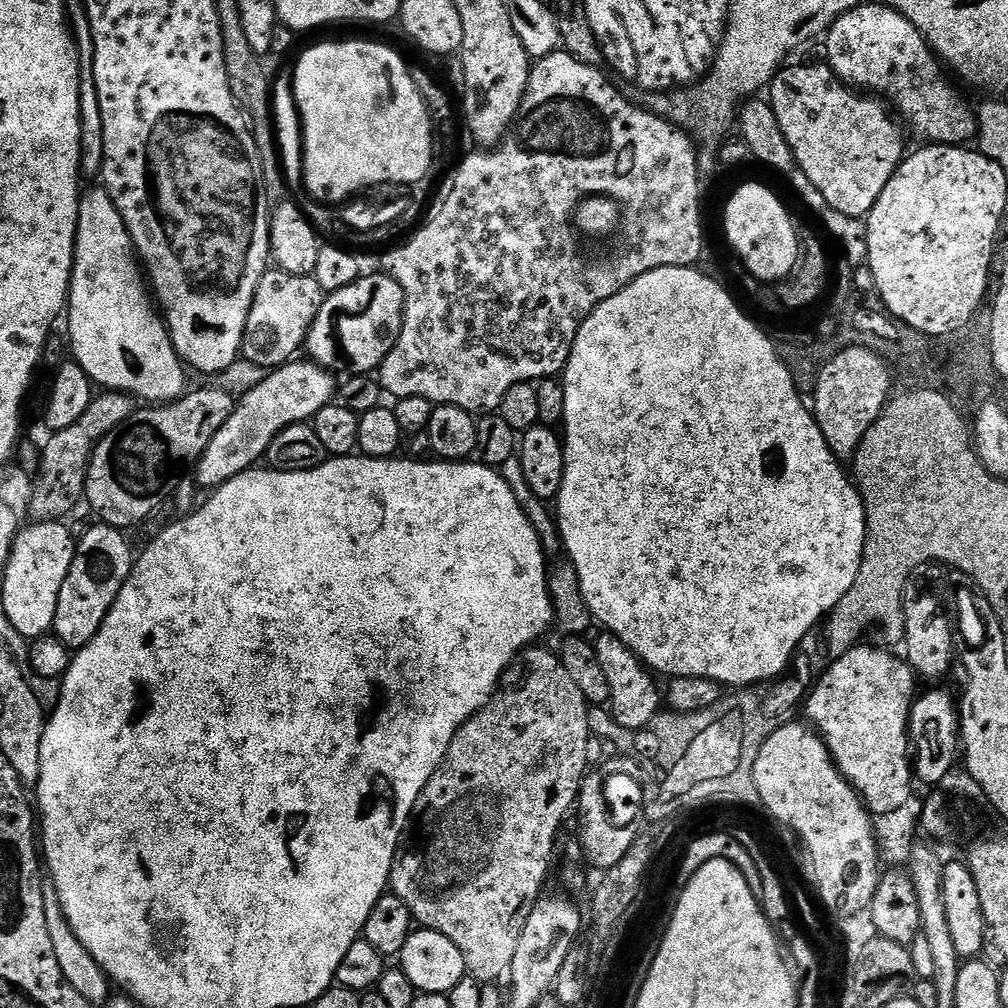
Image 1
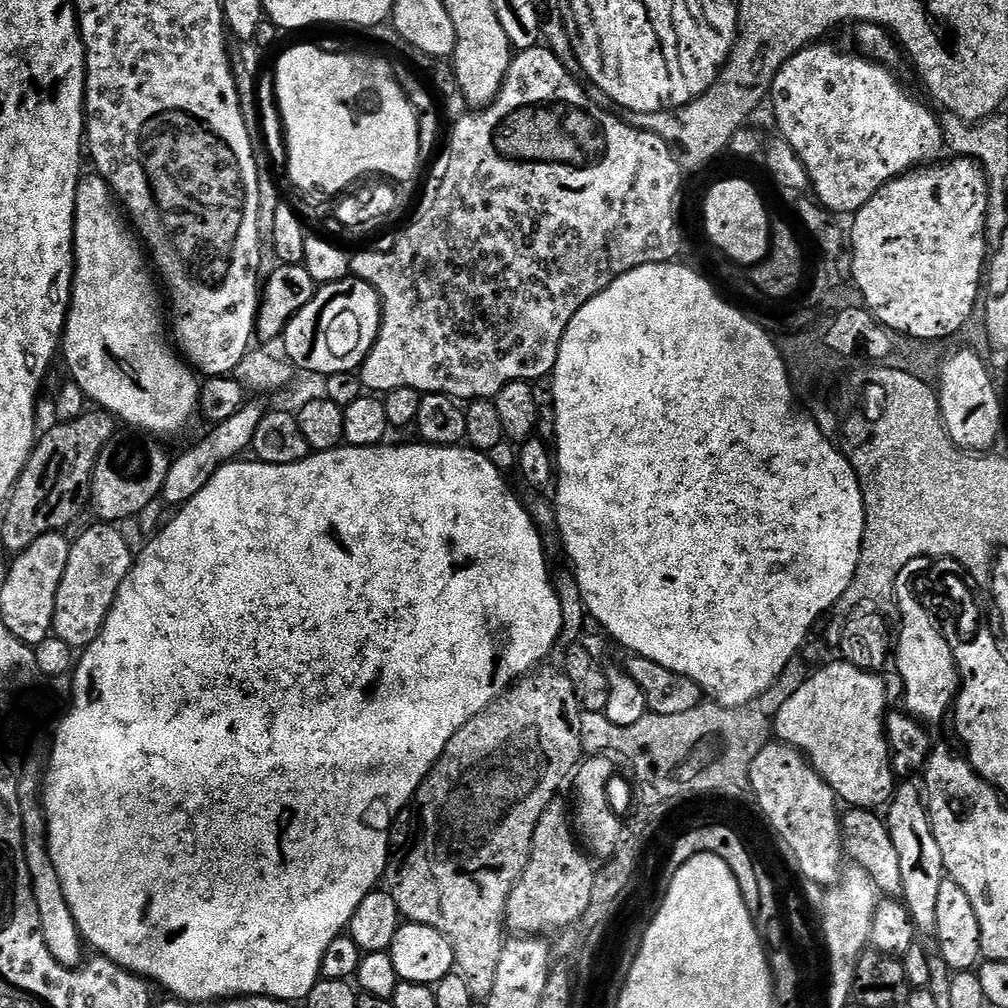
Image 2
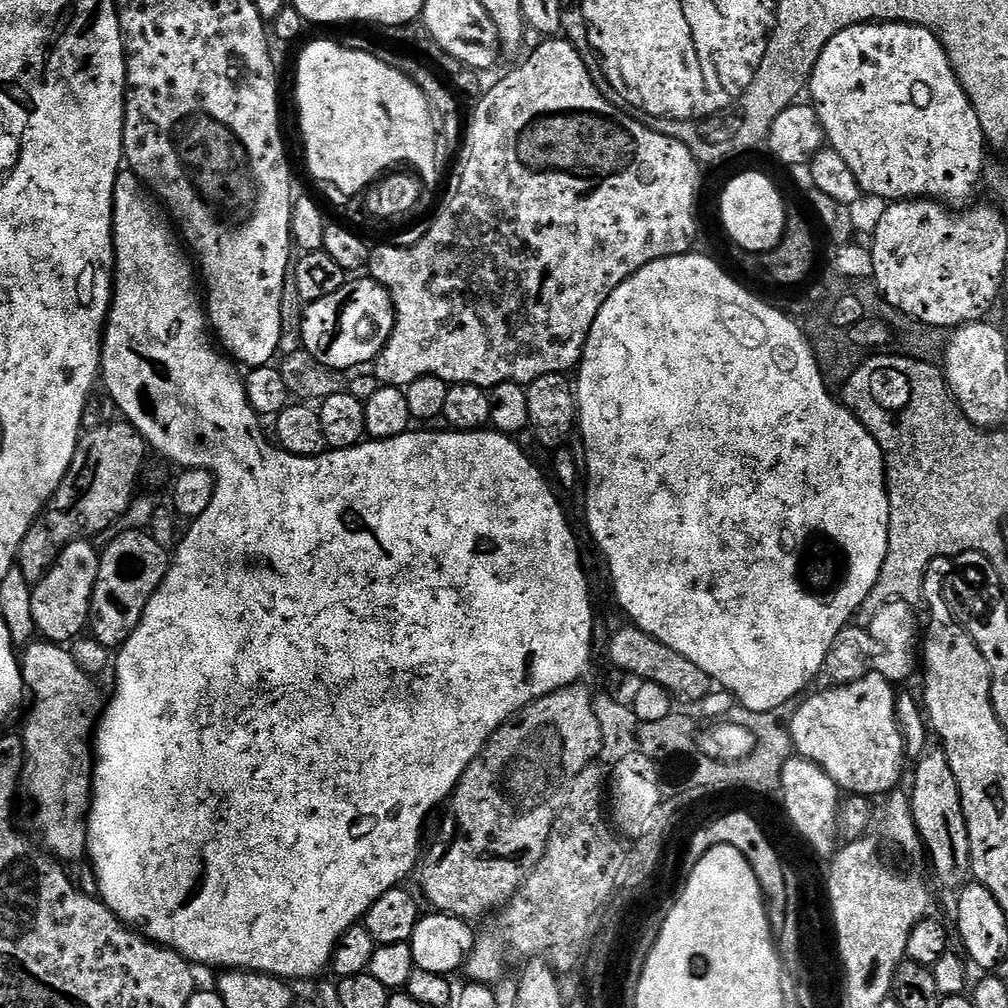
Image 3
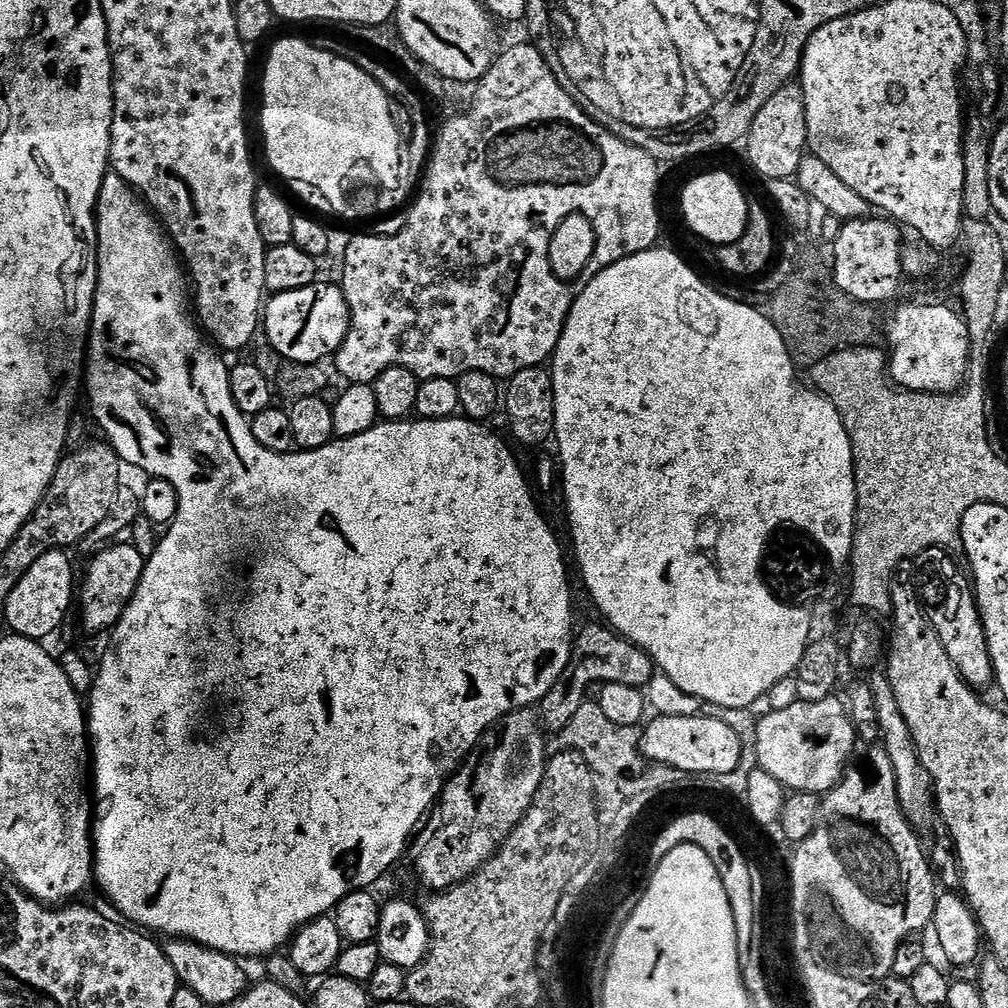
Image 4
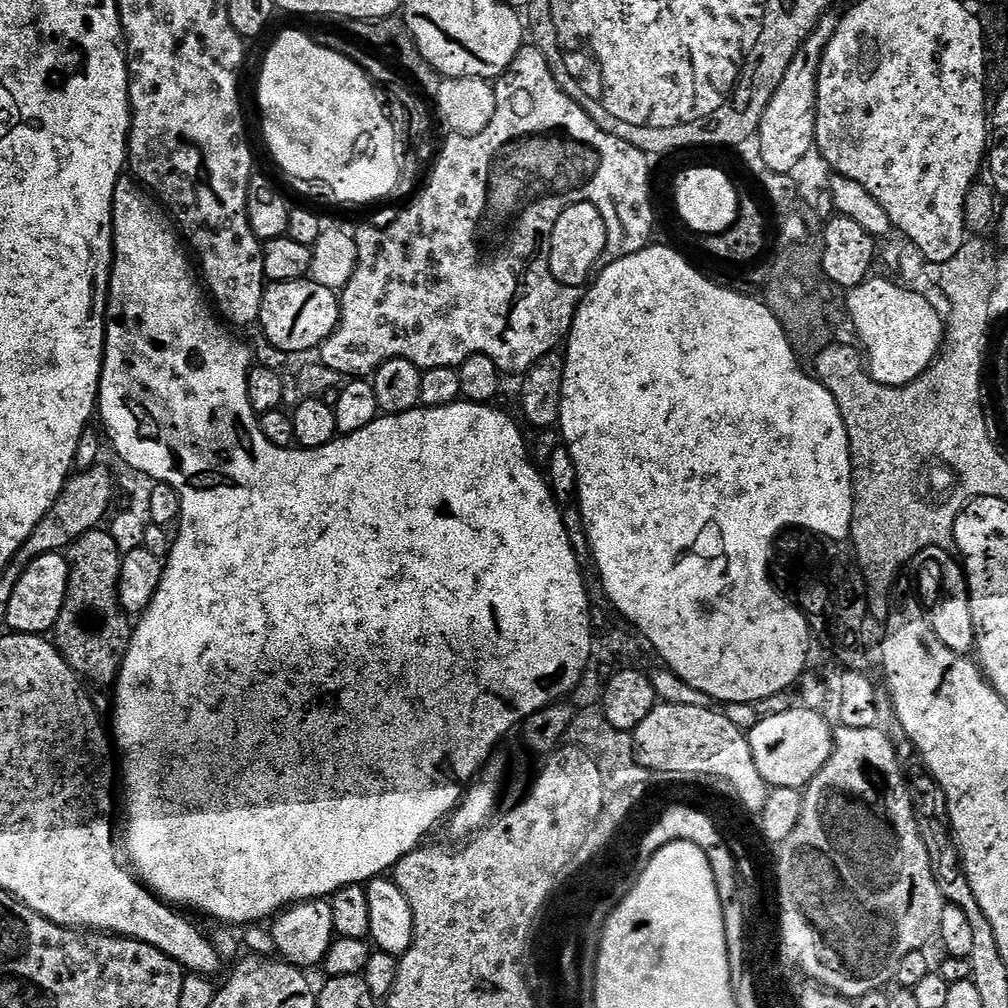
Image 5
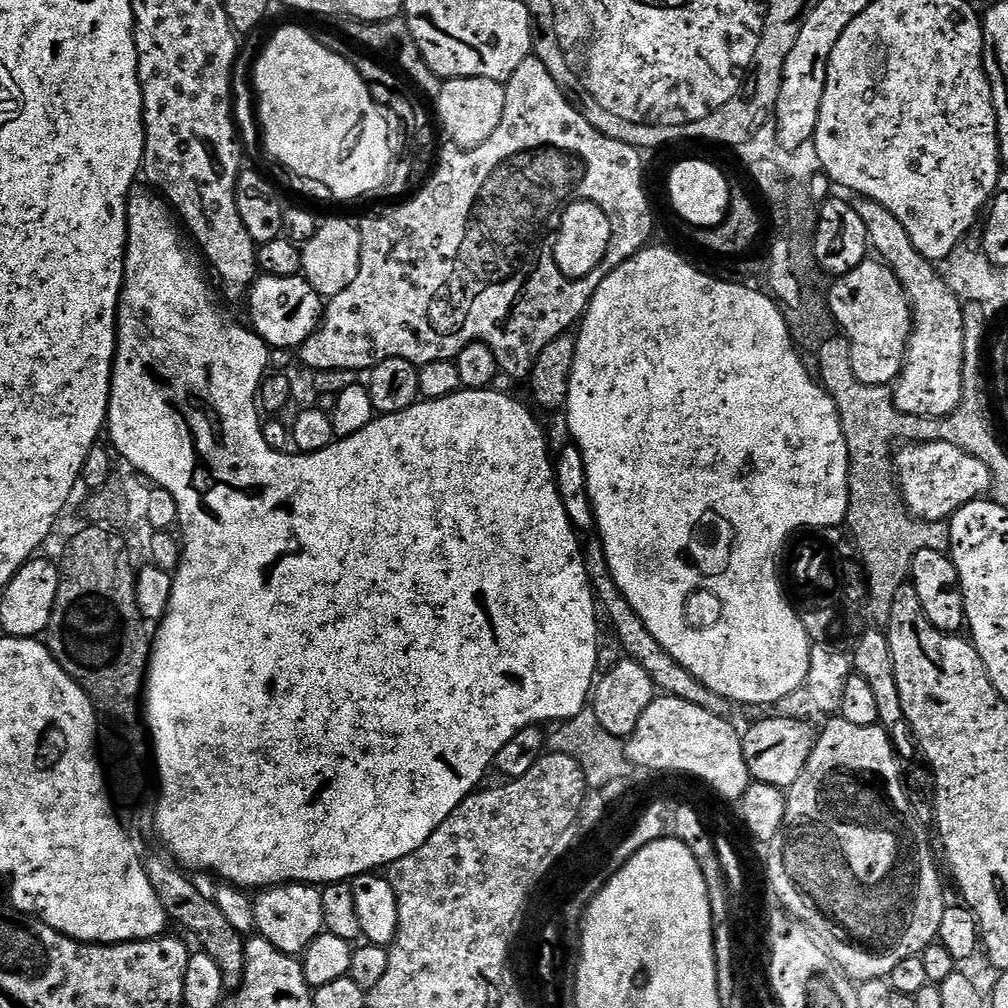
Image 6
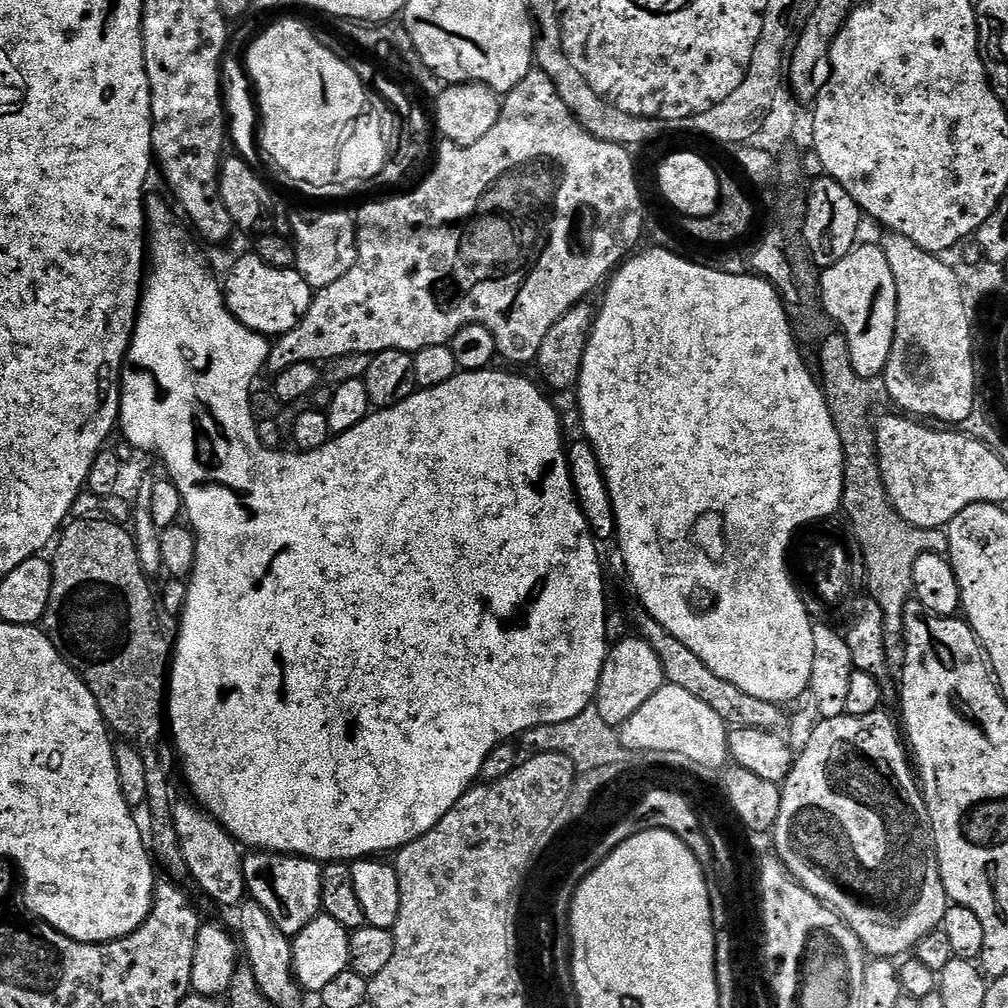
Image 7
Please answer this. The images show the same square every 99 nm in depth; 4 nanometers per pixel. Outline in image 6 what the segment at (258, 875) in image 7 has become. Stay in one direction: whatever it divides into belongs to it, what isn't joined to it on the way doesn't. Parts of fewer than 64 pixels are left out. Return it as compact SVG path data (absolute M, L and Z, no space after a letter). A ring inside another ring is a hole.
M308 882L273 884L255 897L256 927L259 933L287 956L299 957L326 930L324 894Z

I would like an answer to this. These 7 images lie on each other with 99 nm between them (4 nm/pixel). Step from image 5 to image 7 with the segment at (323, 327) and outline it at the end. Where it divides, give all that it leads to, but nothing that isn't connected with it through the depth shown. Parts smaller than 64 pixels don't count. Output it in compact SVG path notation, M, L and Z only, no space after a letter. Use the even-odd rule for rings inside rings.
M257 254L244 256L232 268L228 281L223 281L224 301L228 309L251 332L260 332L269 338L285 336L303 320L310 310L314 289L295 267L276 269L267 265Z

